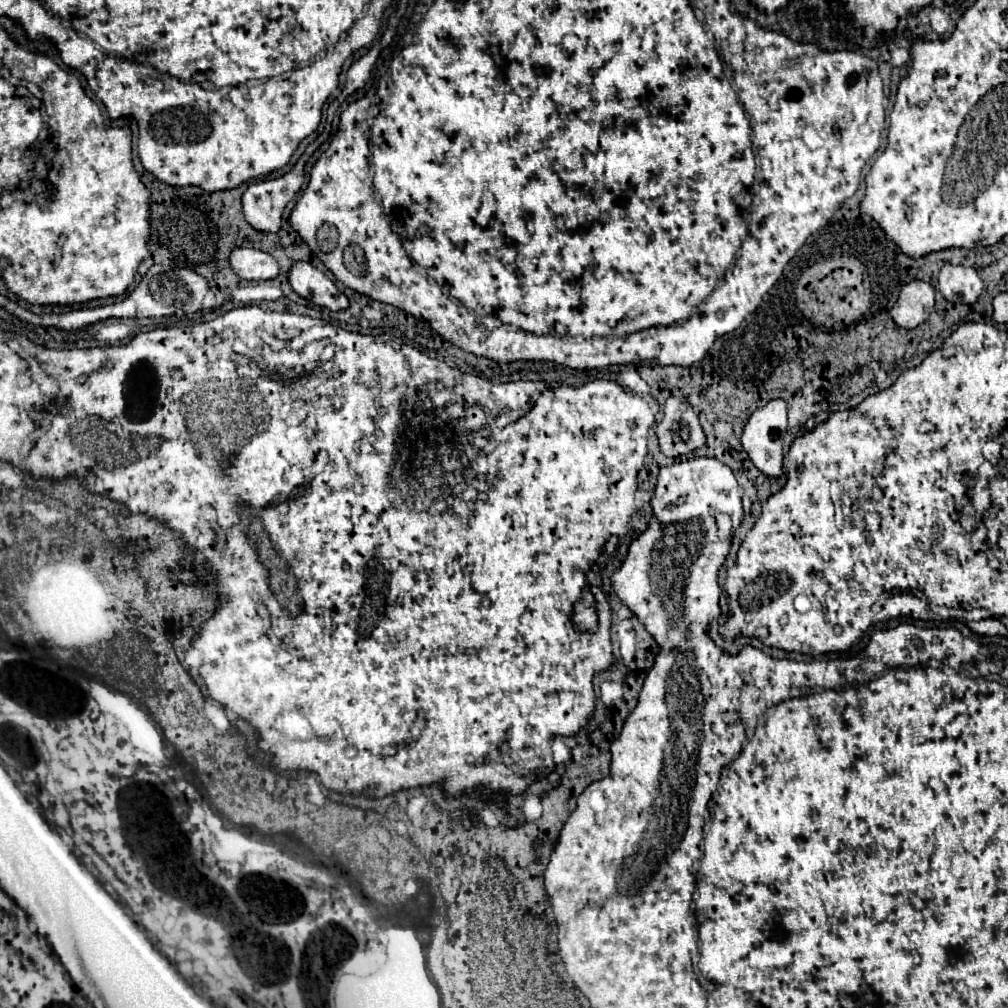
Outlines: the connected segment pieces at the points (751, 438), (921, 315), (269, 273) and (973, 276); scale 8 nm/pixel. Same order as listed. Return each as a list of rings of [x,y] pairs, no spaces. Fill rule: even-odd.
[[[770,400],[752,412],[742,432],[742,446],[754,466],[772,478],[782,476],[782,446],[786,436],[786,402]]]
[[[908,282],[902,290],[900,296],[892,308],[892,320],[900,328],[916,328],[924,324],[934,310],[934,288],[928,282]]]
[[[236,248],[230,254],[230,264],[242,280],[272,280],[278,276],[278,262],[260,250],[254,248]]]
[[[944,264],[938,276],[938,288],[948,302],[974,304],[982,294],[984,284],[974,268]]]

